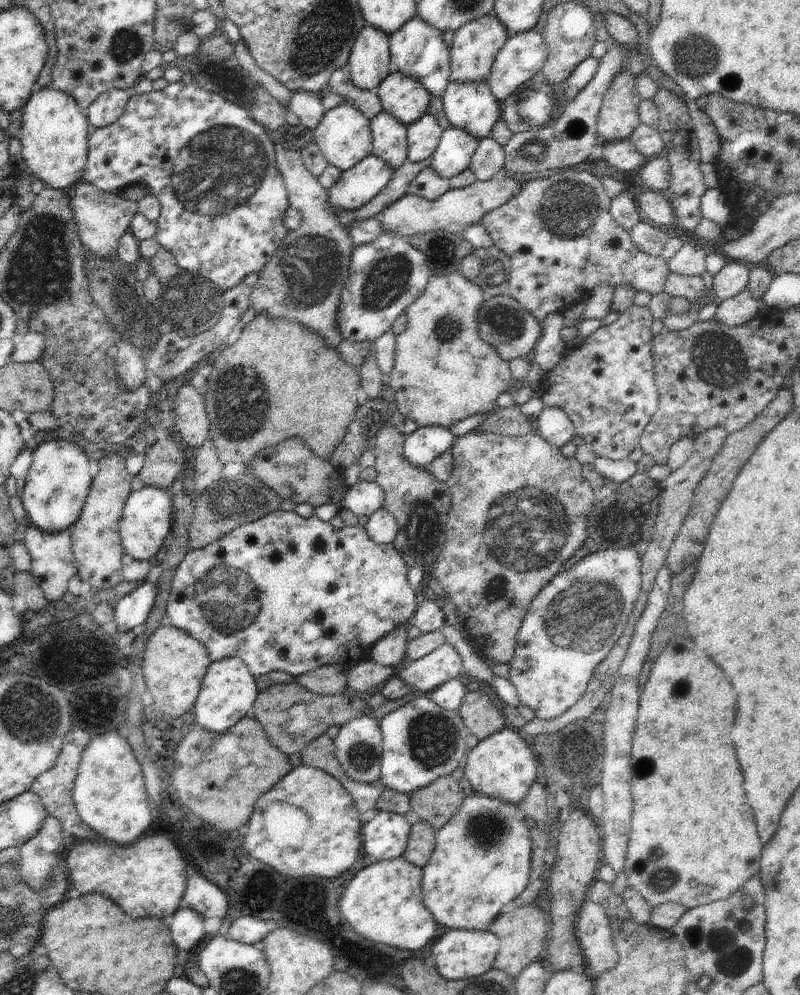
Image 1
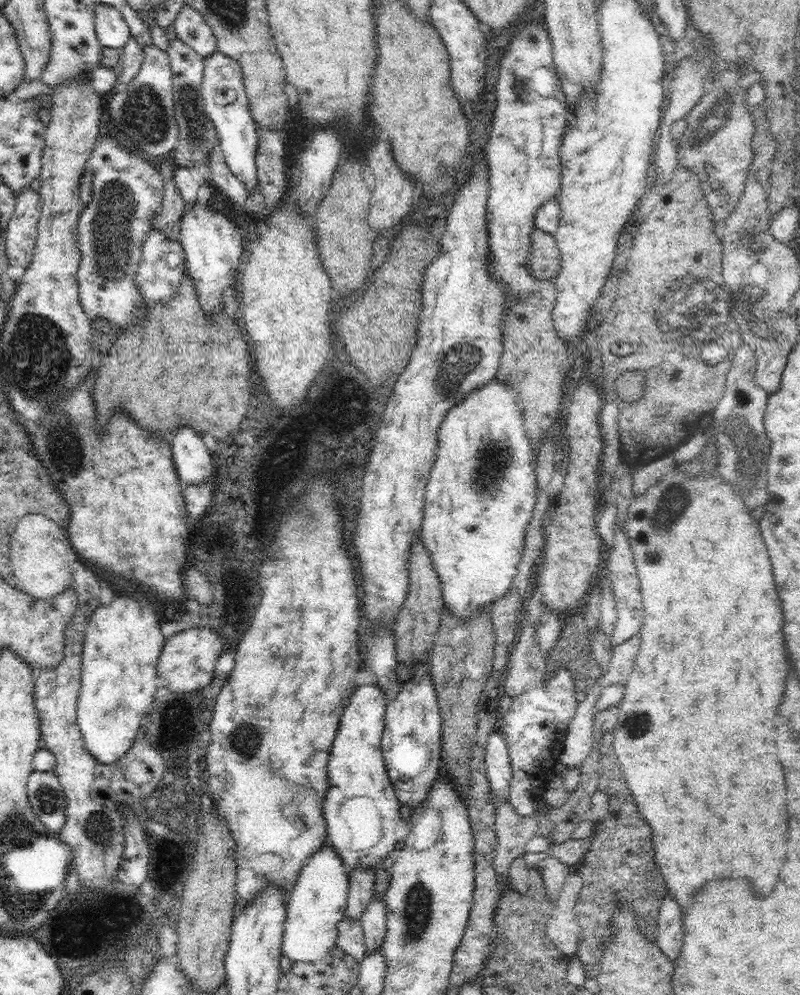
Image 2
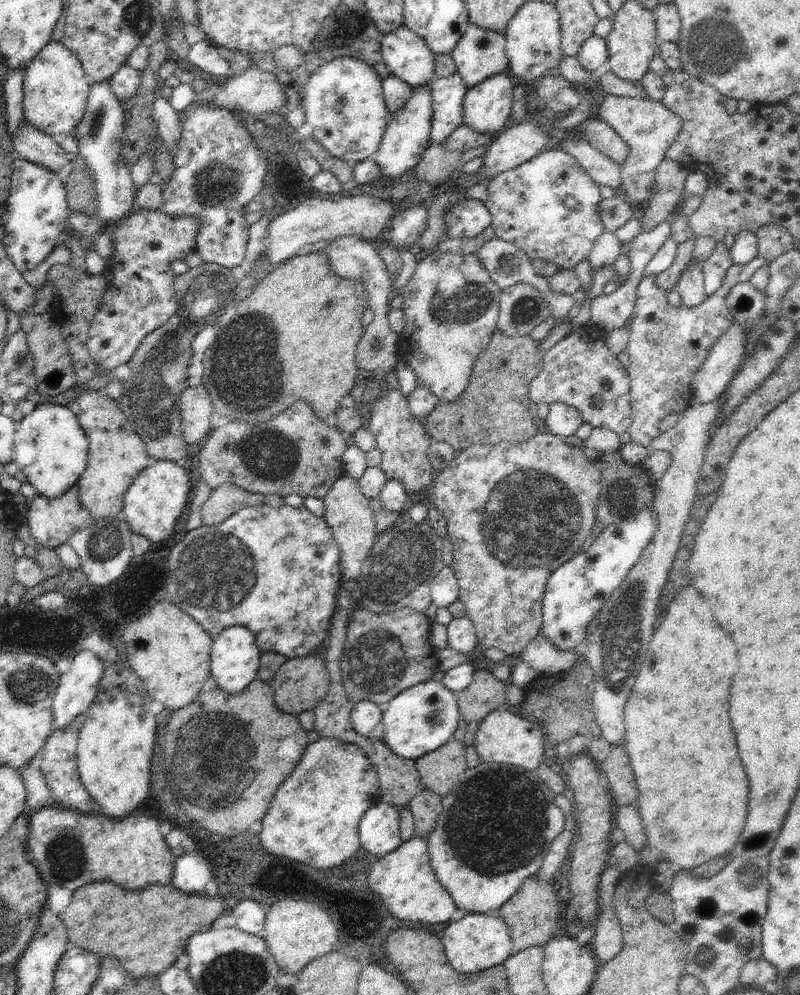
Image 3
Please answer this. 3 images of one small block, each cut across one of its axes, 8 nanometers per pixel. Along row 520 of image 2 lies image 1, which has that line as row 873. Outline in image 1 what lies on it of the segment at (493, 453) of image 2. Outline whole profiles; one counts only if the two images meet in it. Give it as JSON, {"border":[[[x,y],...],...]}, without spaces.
{"border":[[[474,793],[463,800],[460,810],[443,826],[435,838],[430,860],[423,866],[423,903],[442,930],[488,931],[504,904],[512,902],[529,884],[532,858],[532,828],[521,818],[518,806],[499,798]]]}

